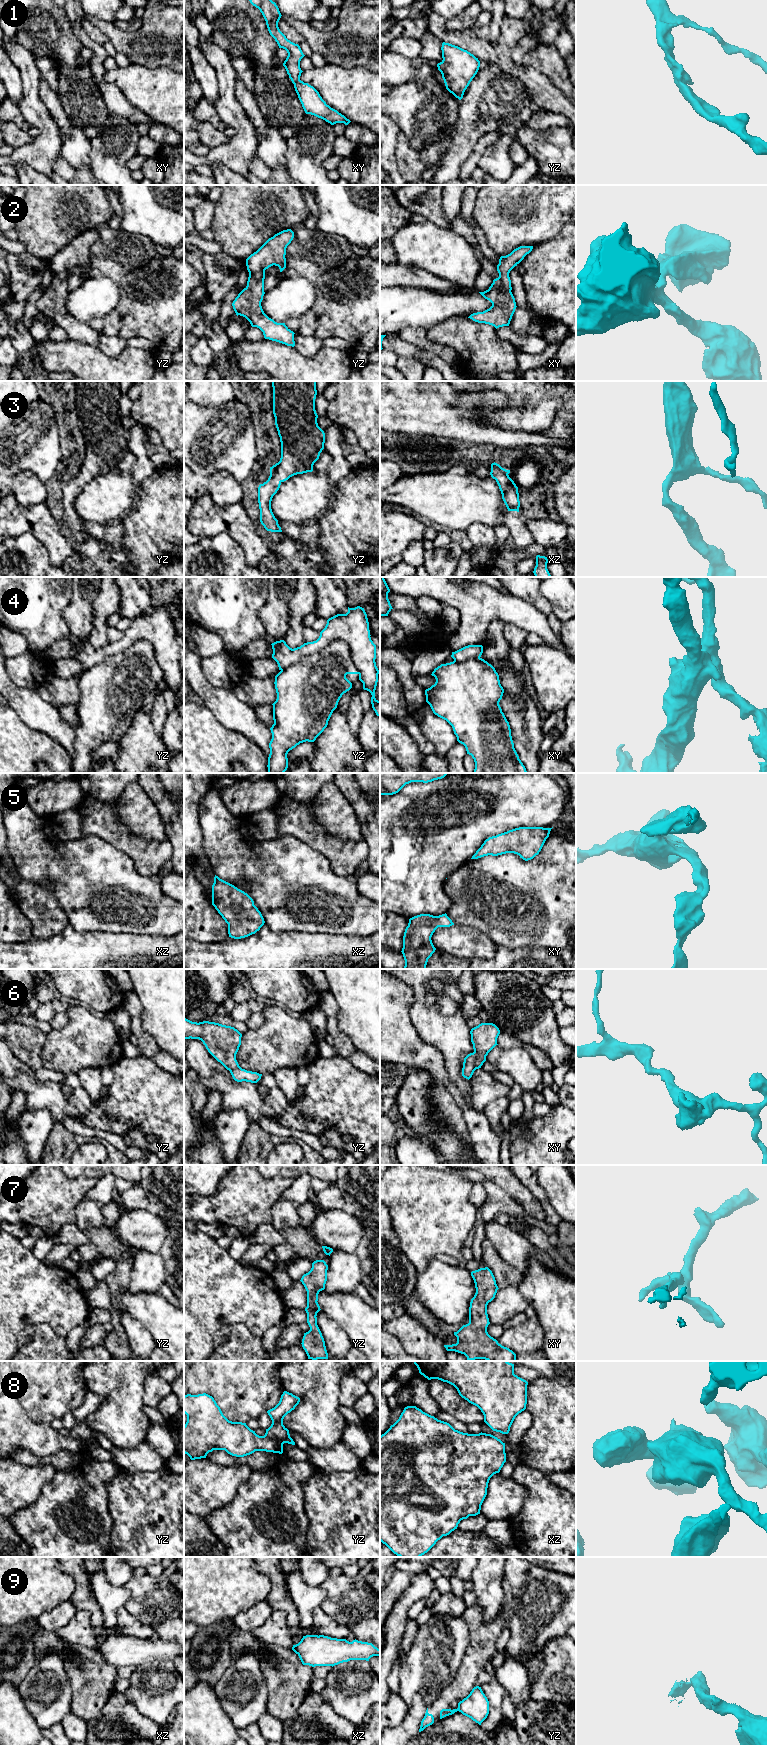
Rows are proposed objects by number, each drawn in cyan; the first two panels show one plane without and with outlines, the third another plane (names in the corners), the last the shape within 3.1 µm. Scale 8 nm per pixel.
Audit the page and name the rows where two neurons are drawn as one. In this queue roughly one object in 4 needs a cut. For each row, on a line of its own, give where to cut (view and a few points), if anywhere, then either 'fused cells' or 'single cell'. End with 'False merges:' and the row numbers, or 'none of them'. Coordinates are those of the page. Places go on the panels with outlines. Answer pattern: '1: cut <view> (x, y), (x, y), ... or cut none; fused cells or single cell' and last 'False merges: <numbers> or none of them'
1: cut none; single cell
2: cut none; single cell
3: cut none; single cell
4: cut yz (281, 670), (317, 653), (331, 641), (342, 639), (359, 673); fused cells
5: cut none; single cell
6: cut none; single cell
7: cut none; single cell
8: cut none; single cell
9: cut yz (457, 1708), (458, 1710); fused cells
False merges: 4, 9

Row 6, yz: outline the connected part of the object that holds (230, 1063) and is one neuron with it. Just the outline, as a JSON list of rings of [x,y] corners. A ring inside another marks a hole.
[[[184,1018],[184,1040],[201,1040],[208,1052],[230,1071],[235,1081],[257,1083],[262,1074],[242,1069],[236,1060],[241,1037],[242,1034],[234,1027],[209,1021],[197,1023]]]

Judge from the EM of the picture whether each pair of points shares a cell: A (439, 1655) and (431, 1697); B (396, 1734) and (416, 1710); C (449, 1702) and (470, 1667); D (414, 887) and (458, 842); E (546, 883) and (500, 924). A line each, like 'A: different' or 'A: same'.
A: same
B: same
C: same
D: same
E: same

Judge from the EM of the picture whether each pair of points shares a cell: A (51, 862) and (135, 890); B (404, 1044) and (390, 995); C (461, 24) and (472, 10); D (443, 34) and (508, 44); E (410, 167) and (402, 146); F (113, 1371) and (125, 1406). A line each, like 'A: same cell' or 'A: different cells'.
A: same cell
B: same cell
C: same cell
D: same cell
E: same cell
F: same cell

